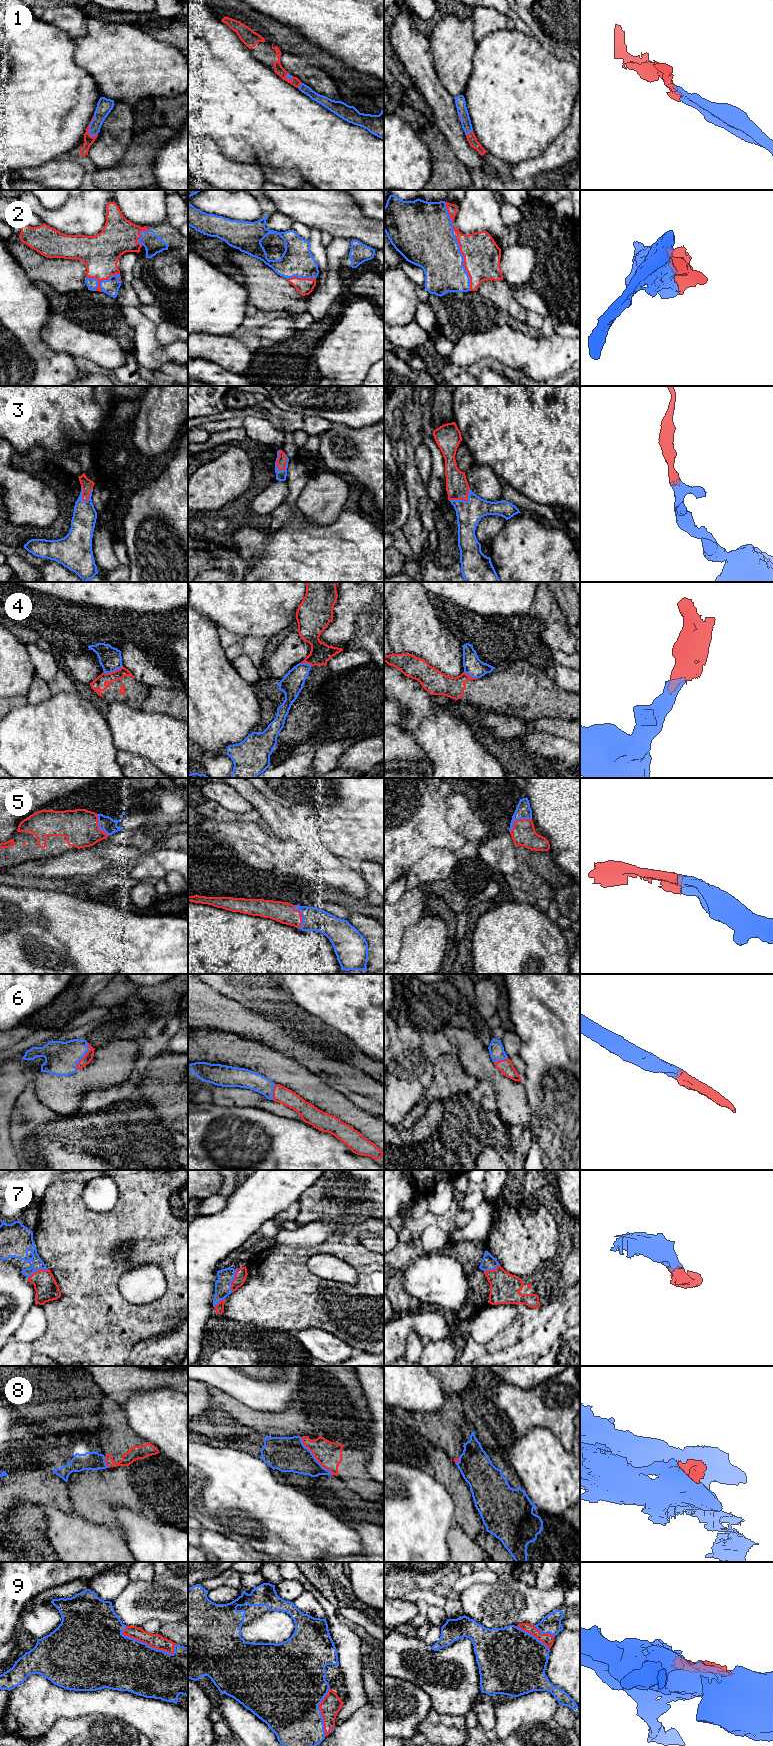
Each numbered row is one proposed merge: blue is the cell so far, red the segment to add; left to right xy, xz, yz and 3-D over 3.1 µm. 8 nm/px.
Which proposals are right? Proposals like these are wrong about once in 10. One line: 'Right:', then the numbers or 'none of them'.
Right: 1, 2, 3, 5, 6, 7, 8, 9

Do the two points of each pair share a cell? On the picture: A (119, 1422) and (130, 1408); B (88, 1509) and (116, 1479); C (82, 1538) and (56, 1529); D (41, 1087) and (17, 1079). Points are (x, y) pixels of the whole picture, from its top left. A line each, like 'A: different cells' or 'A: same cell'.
A: different cells
B: same cell
C: same cell
D: different cells

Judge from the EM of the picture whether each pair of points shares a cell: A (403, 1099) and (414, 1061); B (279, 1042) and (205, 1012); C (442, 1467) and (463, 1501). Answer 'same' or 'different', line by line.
A: same
B: same
C: same

